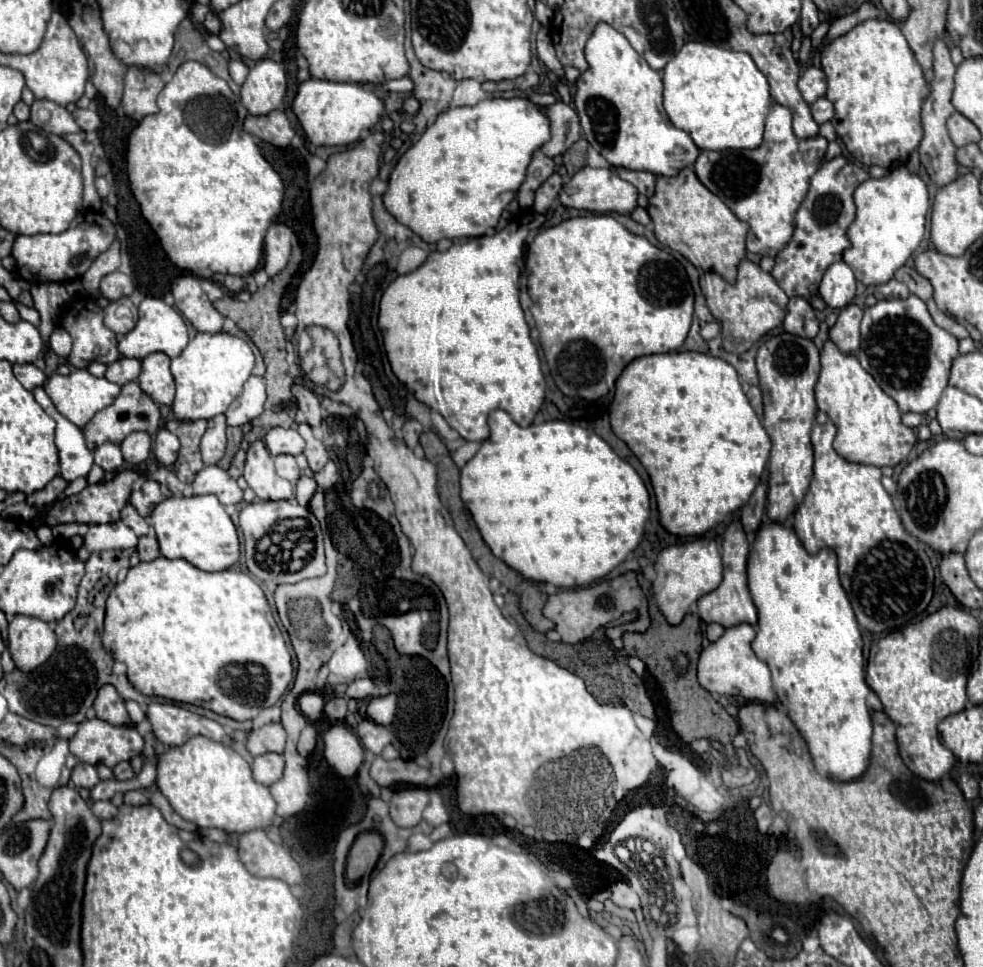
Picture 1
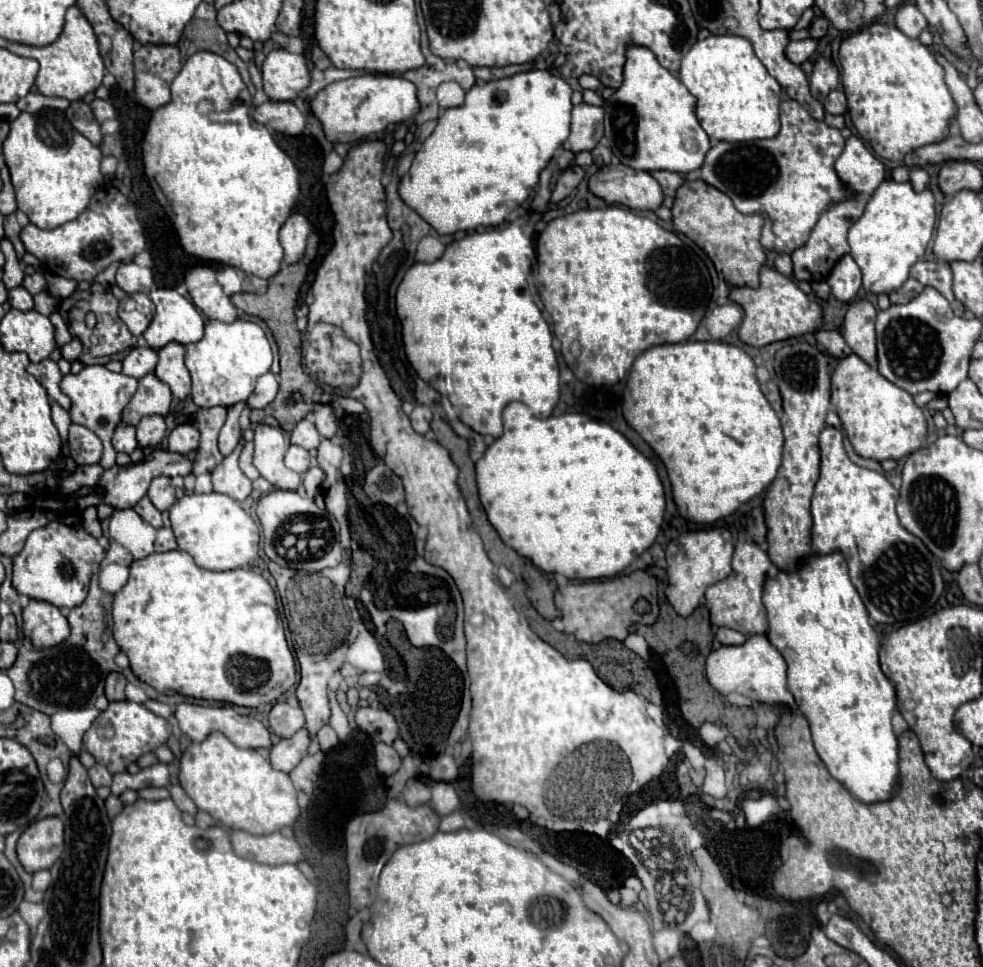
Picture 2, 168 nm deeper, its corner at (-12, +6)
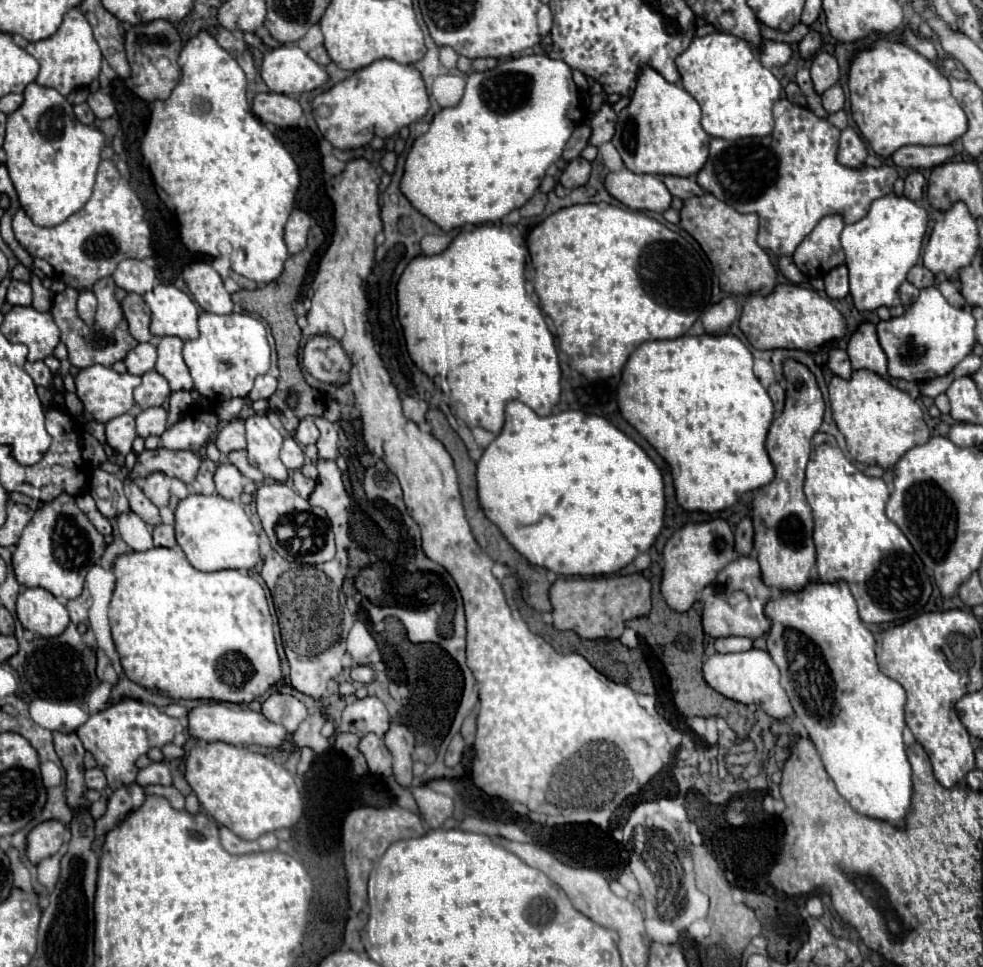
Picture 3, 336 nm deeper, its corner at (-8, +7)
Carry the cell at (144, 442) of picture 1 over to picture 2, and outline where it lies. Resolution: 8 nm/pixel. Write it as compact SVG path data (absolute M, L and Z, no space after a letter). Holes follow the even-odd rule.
M149 415L149 417L143 417L137 425L137 441L139 441L139 447L143 449L153 449L153 447L159 447L163 437L167 433L167 425L165 425L165 419L161 415Z

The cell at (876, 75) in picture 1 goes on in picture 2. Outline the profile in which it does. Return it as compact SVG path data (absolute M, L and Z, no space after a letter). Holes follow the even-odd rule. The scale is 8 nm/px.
M873 23L841 43L839 63L841 63L841 79L847 95L849 115L859 137L871 145L871 149L889 161L903 161L903 157L923 145L939 143L949 137L951 121L957 117L957 105L945 85L943 67L935 63L933 57L933 35L925 29L919 39L907 39L895 25Z

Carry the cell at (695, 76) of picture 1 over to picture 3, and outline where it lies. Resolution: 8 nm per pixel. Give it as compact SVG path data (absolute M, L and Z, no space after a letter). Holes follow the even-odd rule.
M713 32L703 38L695 38L691 46L679 54L675 64L679 68L683 88L701 106L701 126L709 136L739 140L771 134L771 108L781 94L781 84L771 70L755 58L749 42L729 32Z

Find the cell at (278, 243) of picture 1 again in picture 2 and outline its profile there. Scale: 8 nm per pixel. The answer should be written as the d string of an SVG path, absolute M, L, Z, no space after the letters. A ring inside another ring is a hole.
M293 213L287 219L287 223L281 227L279 239L281 239L281 245L285 249L285 263L287 265L297 263L301 259L305 245L307 245L309 231L311 231L311 223L301 213Z

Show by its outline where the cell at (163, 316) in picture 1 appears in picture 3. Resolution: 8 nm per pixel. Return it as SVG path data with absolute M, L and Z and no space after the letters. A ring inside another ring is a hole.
M159 284L143 298L151 308L153 336L177 336L181 340L193 340L199 336L199 312L185 292L177 290L173 284Z

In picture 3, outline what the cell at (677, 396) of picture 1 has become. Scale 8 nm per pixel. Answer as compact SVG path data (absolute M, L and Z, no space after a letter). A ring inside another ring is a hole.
M703 334L703 336L681 336L675 340L651 340L651 342L643 342L627 360L625 368L623 368L623 380L621 380L621 388L619 388L619 410L621 416L663 456L663 460L671 466L671 476L675 482L675 494L677 494L677 502L689 510L689 512L721 512L725 508L731 508L733 504L737 504L741 500L741 496L745 492L757 490L759 486L765 486L773 480L775 476L775 468L769 460L769 454L765 450L765 438L773 420L773 402L767 396L767 390L761 386L761 382L755 378L753 374L753 356L749 352L749 348L735 336L731 334L719 334L719 336L711 336L711 334Z

